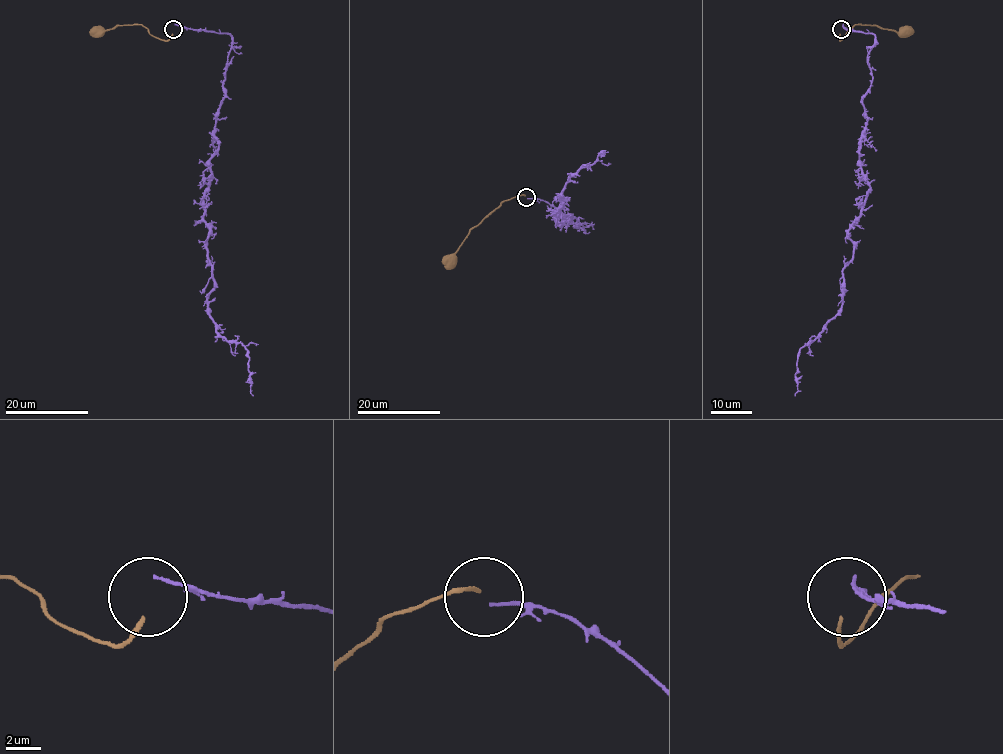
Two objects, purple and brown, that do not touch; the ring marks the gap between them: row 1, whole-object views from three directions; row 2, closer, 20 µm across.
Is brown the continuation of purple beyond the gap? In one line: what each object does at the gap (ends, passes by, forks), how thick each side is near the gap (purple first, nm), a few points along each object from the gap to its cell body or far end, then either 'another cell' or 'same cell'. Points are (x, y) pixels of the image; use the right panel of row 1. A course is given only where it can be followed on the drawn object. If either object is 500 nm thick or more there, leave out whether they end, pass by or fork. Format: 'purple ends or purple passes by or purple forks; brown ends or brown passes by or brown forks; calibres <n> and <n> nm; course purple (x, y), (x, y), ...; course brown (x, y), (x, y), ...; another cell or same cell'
purple ends; brown ends; calibres 180 and 220 nm; course purple (842, 25), (874, 36), (860, 141), (869, 191), (848, 233), (842, 308), (800, 349), (795, 396); course brown (839, 33), (840, 40), (854, 25), (914, 31); same cell

